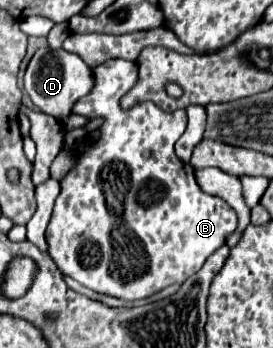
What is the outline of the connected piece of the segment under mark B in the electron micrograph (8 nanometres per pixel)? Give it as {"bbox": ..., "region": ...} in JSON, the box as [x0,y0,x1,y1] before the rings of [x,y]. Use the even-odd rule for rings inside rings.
{"bbox":[46,59,236,301],"region":[[[108,59],[106,63],[94,67],[92,75],[92,91],[76,101],[72,113],[86,119],[100,117],[104,123],[98,127],[100,137],[96,141],[88,137],[78,143],[76,165],[60,181],[58,203],[54,203],[54,213],[46,229],[48,255],[64,275],[96,293],[128,301],[146,299],[172,283],[184,283],[192,277],[204,265],[206,257],[222,247],[228,233],[236,229],[236,213],[224,199],[204,193],[196,183],[192,165],[182,163],[176,157],[174,143],[186,129],[186,113],[182,109],[164,113],[150,101],[138,103],[128,111],[120,109],[120,97],[138,83],[136,63]],[[102,189],[116,189],[116,211],[110,211]]]}

